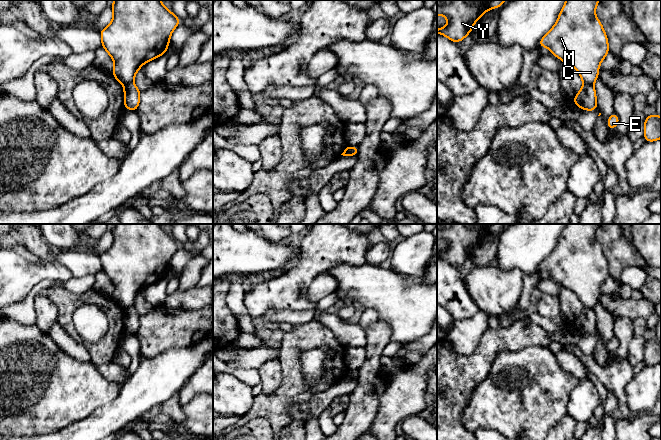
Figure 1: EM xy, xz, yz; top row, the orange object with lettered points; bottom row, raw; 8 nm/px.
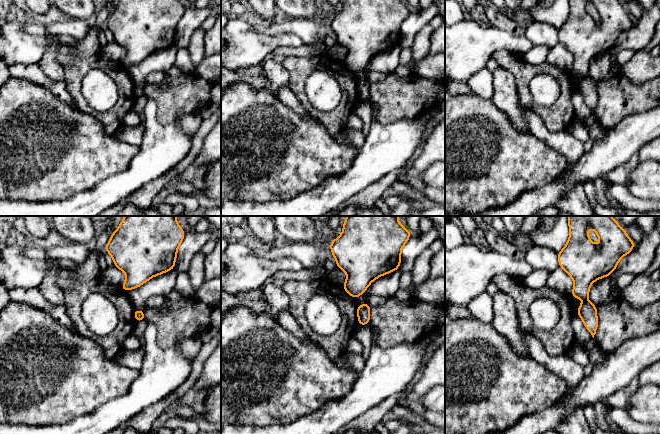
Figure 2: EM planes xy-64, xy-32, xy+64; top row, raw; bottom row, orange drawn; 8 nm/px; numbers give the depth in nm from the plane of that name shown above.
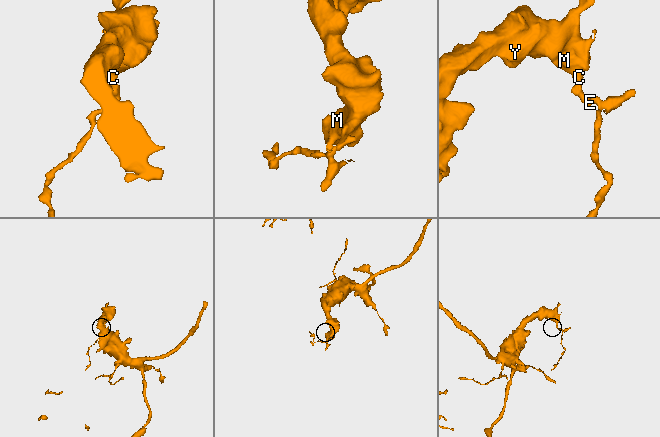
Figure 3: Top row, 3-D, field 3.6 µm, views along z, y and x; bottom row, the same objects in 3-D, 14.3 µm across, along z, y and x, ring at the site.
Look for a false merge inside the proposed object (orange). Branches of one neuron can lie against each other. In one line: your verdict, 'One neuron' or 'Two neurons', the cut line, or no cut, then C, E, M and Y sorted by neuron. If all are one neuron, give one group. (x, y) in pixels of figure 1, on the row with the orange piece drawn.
Two neurons. Split along xy (132, 81), (124, 86). Groups: C M Y / E

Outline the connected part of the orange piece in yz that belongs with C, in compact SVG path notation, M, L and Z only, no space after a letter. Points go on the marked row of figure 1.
M566 0L555 25L539 42L563 63L575 68L584 83L593 84L598 79L599 66L609 52L608 38L595 15L599 0Z

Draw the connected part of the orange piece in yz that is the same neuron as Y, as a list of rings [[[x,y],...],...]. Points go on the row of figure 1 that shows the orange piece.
[[[437,0],[437,15],[447,18],[446,27],[437,29],[452,42],[462,41],[488,10],[500,7],[506,0]]]

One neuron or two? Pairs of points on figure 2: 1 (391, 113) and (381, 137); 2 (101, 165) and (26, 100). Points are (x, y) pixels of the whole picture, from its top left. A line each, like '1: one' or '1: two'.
1: two
2: one

